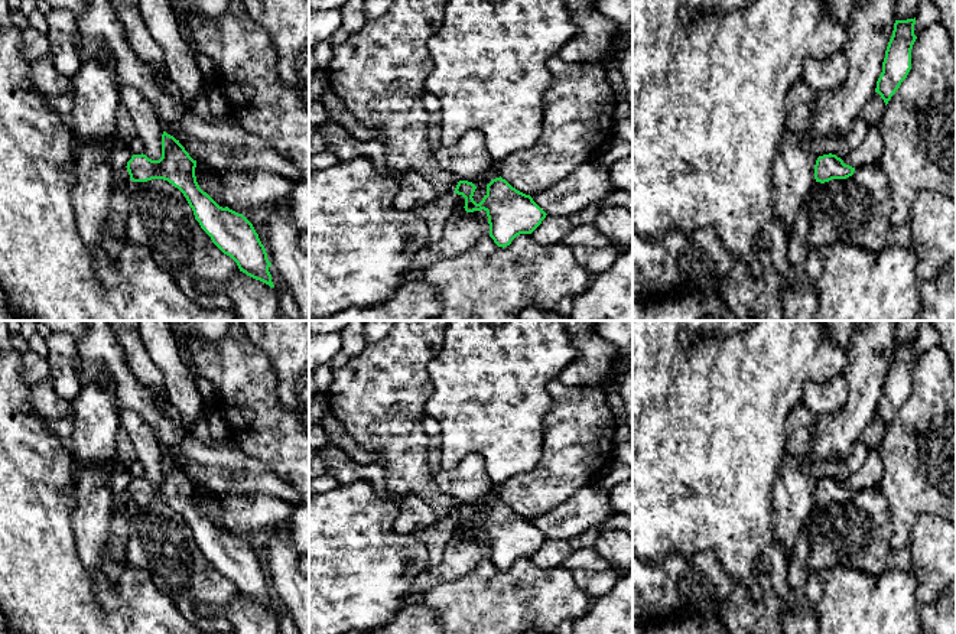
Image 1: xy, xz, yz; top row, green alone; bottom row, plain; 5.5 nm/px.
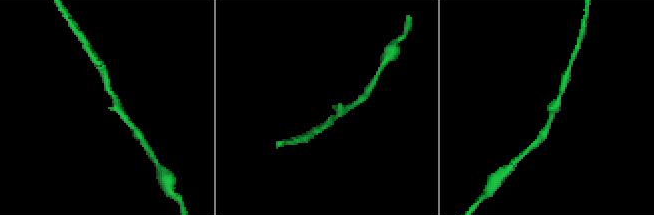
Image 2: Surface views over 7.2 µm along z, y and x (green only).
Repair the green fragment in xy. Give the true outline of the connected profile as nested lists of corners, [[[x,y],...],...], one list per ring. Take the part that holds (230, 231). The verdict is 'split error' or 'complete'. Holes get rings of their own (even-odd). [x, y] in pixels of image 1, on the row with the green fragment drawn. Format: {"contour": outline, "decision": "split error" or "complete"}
{"contour": [[[163,131],[162,157],[152,160],[146,155],[133,155],[127,166],[114,172],[111,189],[121,181],[147,182],[163,179],[178,188],[186,198],[201,228],[212,243],[238,266],[240,272],[274,287],[264,246],[253,224],[228,207],[220,207],[204,192],[195,176],[196,160],[173,136]]], "decision": "split error"}

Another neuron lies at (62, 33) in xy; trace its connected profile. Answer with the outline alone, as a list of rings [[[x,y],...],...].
[[[52,9],[46,14],[46,23],[48,33],[45,36],[53,66],[61,75],[71,79],[82,64],[78,53],[77,20],[68,10]]]

